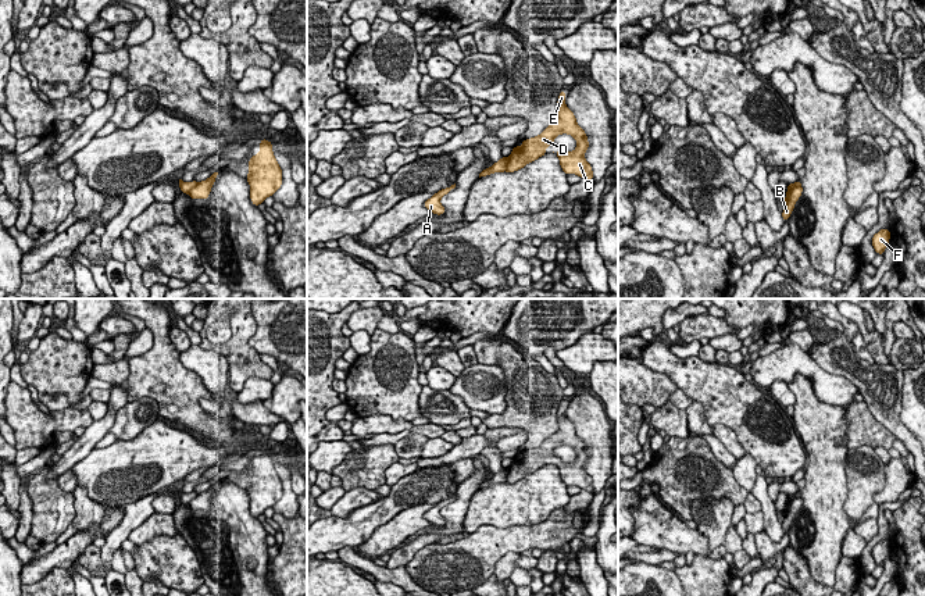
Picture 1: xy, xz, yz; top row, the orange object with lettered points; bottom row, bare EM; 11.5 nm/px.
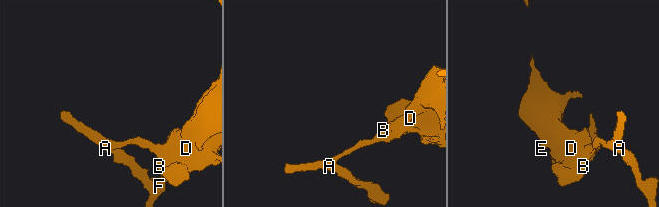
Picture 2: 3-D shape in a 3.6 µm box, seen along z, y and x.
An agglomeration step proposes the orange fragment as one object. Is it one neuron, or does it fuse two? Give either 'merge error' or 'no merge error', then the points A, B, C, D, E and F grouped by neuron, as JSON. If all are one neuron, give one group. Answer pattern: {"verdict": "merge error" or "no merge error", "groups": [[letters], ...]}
{"verdict": "merge error", "groups": [["A", "F"], ["B", "C", "D", "E"]]}

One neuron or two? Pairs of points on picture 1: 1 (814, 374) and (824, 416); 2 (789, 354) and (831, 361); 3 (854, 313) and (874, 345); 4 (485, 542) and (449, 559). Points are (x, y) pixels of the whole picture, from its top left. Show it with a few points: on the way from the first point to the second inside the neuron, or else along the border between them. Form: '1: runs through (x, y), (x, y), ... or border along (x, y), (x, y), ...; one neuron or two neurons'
1: border along (799, 374), (811, 382), (821, 400), (843, 407); two neurons
2: border along (807, 353), (822, 368), (840, 377); two neurons
3: runs through (860, 321), (868, 336); one neuron
4: runs through (477, 550), (468, 559), (457, 559); one neuron

